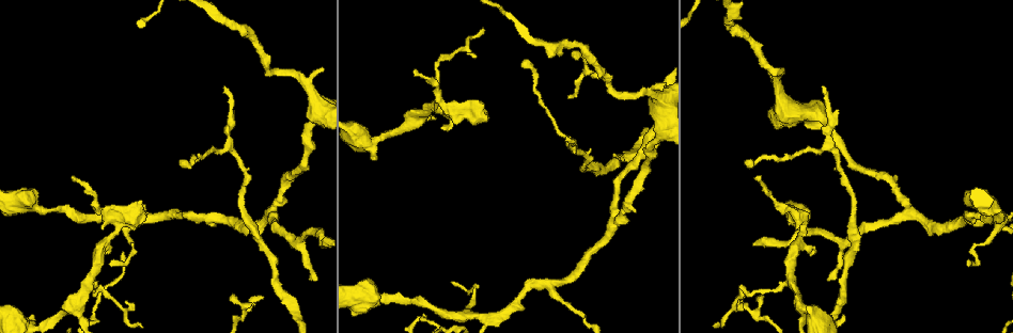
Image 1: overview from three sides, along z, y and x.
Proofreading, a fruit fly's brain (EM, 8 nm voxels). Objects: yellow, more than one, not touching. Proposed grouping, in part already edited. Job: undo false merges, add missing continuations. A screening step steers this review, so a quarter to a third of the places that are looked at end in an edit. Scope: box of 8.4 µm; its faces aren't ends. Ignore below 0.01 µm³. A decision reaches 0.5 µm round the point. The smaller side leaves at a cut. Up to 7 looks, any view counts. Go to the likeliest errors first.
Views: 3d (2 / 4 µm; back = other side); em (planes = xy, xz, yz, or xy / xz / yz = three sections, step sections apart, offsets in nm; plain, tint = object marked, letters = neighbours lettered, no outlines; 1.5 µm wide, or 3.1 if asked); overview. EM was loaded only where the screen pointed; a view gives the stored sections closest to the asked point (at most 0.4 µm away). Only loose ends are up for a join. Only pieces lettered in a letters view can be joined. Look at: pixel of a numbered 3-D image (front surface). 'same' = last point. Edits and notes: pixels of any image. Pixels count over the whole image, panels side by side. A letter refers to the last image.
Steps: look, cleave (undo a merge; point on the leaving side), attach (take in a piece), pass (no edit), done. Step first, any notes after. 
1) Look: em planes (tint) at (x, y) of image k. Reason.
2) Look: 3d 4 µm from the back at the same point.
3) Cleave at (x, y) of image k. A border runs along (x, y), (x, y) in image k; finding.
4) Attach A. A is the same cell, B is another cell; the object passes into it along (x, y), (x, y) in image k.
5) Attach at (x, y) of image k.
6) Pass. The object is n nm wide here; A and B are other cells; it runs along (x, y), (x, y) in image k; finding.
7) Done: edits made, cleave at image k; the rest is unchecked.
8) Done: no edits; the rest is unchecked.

Look: 3d 4 µm at (824, 88) of image 1. Free end.

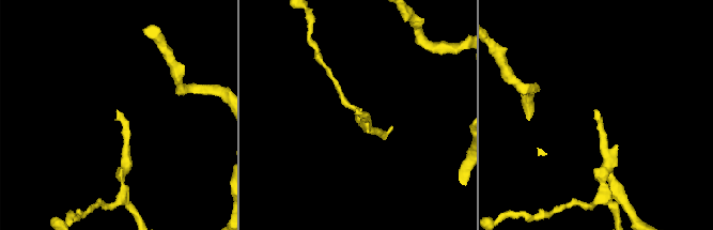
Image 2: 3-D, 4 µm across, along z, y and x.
Look: em xy step 8 (letters) at (118, 111) of image 2.

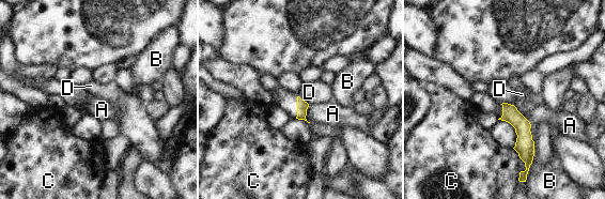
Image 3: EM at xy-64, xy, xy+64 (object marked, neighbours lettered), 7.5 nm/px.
Look: em planes (letters) at the same point. Another direction.

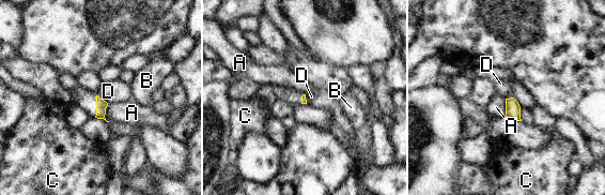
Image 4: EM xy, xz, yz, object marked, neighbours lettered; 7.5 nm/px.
Pass. A, B, C and D are other cells; a border runs along (97, 94), (107, 103) in image 4; no lettered piece goes on from it.

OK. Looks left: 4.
Look: 3d 2 µm at (755, 178) of image 1. Tapers out.

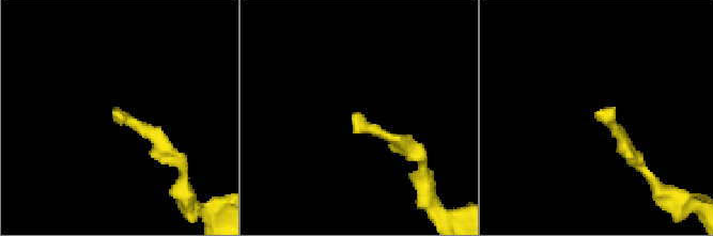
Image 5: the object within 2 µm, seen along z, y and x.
Look: em planes (letters) at (112, 110) of image 5. Now the EM.

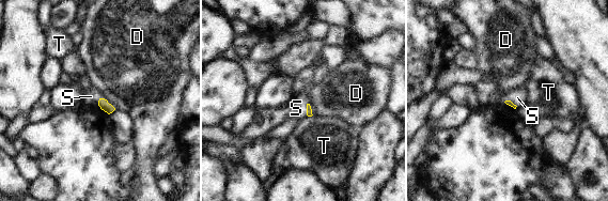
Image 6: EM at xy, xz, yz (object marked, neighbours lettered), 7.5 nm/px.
Attach at (91, 96) of image 6. S is the same cell, D and T are other cells; the object passes into it along (103, 103), (98, 101), (91, 96) in image 6; it goes on there.

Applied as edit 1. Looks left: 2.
Done: edits made, attach at image 6; the rest is unchecked.

